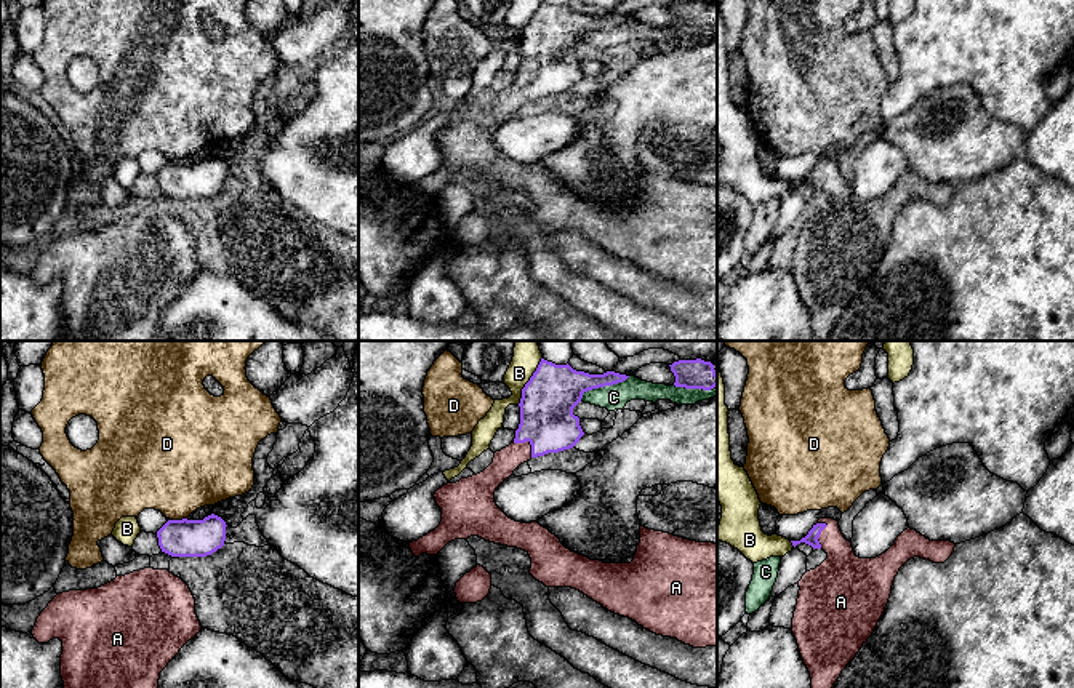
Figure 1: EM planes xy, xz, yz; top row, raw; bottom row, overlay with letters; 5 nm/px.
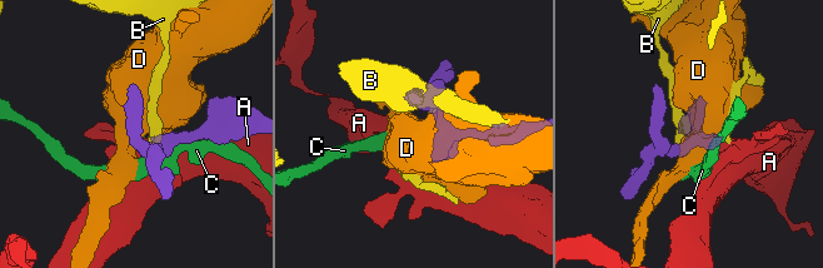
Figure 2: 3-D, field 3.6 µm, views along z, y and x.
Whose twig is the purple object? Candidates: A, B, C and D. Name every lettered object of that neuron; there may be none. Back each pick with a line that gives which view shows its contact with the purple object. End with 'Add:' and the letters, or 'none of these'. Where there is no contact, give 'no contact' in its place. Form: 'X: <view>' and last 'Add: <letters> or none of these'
A: yz
Add: A

